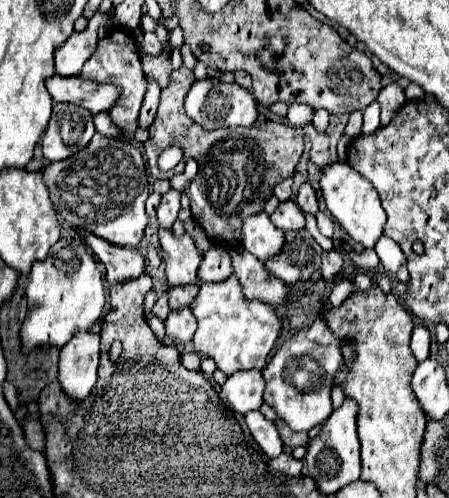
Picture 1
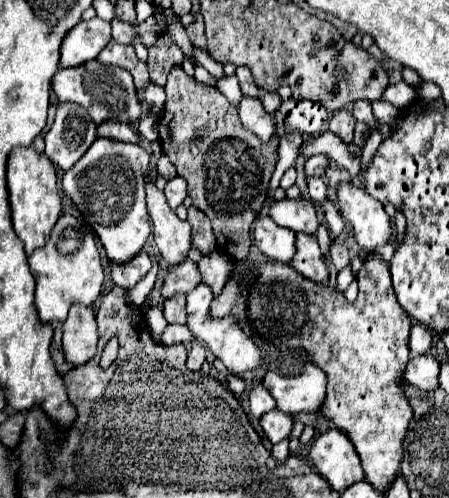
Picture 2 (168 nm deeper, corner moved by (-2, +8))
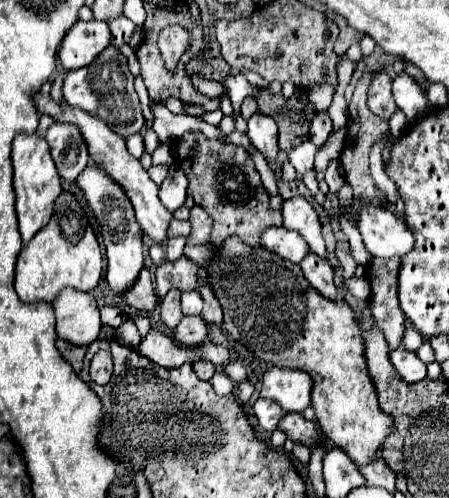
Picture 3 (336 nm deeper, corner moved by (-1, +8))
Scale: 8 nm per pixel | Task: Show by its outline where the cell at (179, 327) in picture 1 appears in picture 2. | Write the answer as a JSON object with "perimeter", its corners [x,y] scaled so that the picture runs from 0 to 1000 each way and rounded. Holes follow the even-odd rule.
{"perimeter":[[[388,590],[383,598],[365,602],[365,635],[379,651],[414,651],[414,594],[410,590]]]}

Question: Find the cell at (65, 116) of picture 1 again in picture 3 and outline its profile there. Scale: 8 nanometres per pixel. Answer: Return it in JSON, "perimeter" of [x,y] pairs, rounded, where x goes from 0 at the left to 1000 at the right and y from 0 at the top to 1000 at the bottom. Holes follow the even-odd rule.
{"perimeter":[[[114,249],[100,281],[131,353],[149,365],[167,365],[198,325],[198,305],[176,257],[163,249]]]}

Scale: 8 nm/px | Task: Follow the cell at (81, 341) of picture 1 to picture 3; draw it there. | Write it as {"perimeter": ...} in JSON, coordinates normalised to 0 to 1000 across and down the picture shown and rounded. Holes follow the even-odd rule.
{"perimeter":[[[140,578],[136,594],[118,606],[127,635],[127,675],[158,691],[185,695],[216,683],[225,663],[220,618],[203,586],[171,586]]]}

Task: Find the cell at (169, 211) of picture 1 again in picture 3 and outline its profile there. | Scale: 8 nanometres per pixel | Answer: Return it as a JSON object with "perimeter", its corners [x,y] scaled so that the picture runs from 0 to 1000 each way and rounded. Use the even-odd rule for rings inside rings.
{"perimeter":[[[390,329],[376,337],[372,357],[354,373],[354,402],[376,426],[390,426],[399,414],[412,410],[412,394],[416,394],[416,353]]]}

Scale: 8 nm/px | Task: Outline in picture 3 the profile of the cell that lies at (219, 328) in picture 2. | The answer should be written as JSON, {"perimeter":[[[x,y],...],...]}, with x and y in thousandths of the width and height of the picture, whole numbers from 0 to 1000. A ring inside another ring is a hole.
{"perimeter":[[[443,582],[408,586],[403,606],[408,606],[408,631],[412,635],[439,635],[448,627],[448,618],[452,618],[452,602],[448,602]]]}

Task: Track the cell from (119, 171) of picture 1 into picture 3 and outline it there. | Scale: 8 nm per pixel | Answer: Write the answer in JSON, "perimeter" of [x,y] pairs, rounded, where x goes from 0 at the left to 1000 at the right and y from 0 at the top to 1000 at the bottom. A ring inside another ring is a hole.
{"perimeter":[[[194,333],[176,357],[171,357],[176,378],[189,386],[189,398],[198,406],[198,414],[207,418],[216,442],[225,446],[225,462],[229,462],[229,486],[234,486],[234,502],[238,502],[238,570],[247,578],[247,586],[256,586],[261,594],[278,590],[278,582],[287,582],[314,538],[318,538],[318,486],[314,486],[314,458],[301,442],[301,426],[296,426],[296,410],[287,406],[283,390],[269,382],[269,373],[261,373],[220,333]]]}

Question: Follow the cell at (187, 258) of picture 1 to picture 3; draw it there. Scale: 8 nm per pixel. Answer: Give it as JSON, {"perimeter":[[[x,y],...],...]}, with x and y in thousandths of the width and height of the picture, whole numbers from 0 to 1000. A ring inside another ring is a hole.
{"perimeter":[[[91,185],[73,189],[73,205],[78,205],[78,217],[87,229],[105,229],[114,233],[122,245],[154,245],[154,249],[171,249],[171,257],[180,257],[180,273],[198,297],[198,313],[203,321],[225,333],[238,353],[247,353],[252,365],[269,369],[269,378],[278,382],[278,390],[287,394],[296,418],[301,418],[301,438],[314,454],[314,462],[336,474],[345,486],[354,490],[367,490],[372,486],[372,454],[376,454],[376,442],[385,438],[381,426],[359,410],[350,386],[354,386],[354,373],[332,357],[327,341],[314,333],[310,317],[292,313],[283,293],[278,293],[278,281],[269,273],[261,273],[225,237],[216,233],[198,233],[194,225],[180,225],[171,217],[154,217],[154,209],[127,209],[118,205],[109,193],[96,193]]]}

